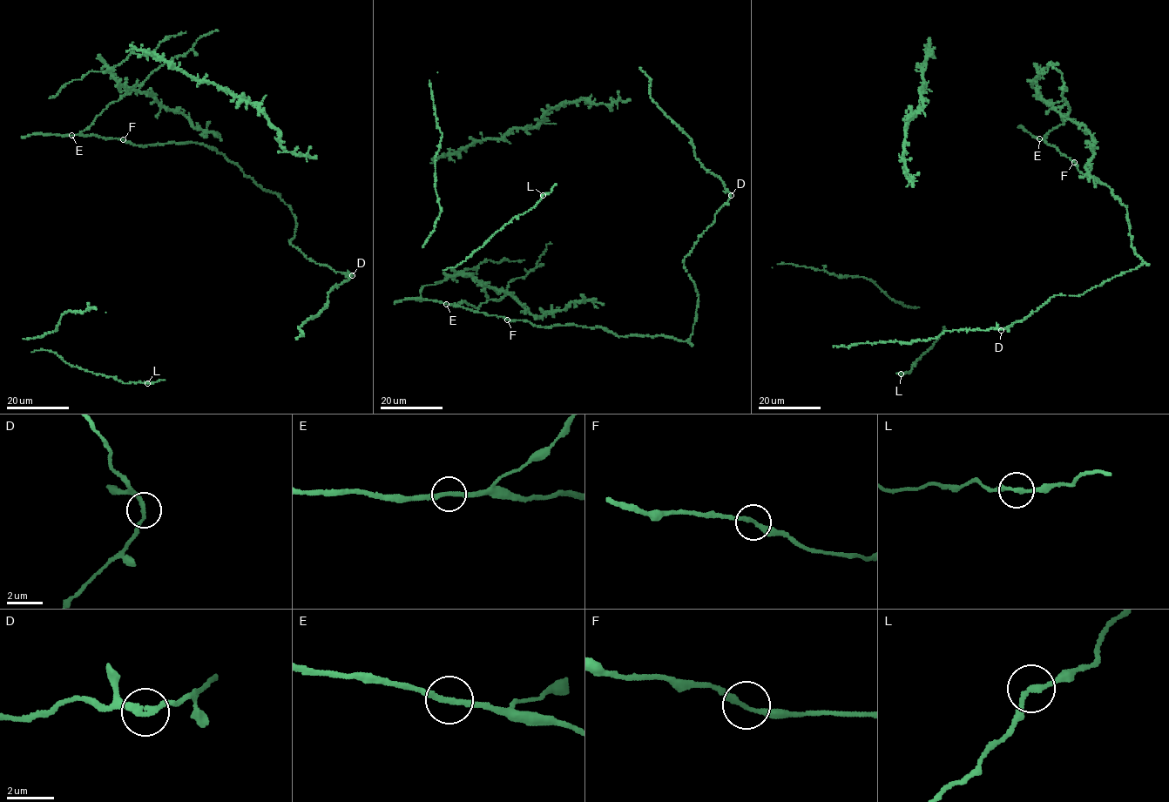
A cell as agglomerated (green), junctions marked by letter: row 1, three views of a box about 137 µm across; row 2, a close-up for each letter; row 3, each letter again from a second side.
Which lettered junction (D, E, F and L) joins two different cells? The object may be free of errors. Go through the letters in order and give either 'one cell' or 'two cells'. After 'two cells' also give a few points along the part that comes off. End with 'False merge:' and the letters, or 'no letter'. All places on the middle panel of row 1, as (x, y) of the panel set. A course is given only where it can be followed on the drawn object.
D: one cell
E: one cell
F: one cell
L: one cell
False merge: no letter

